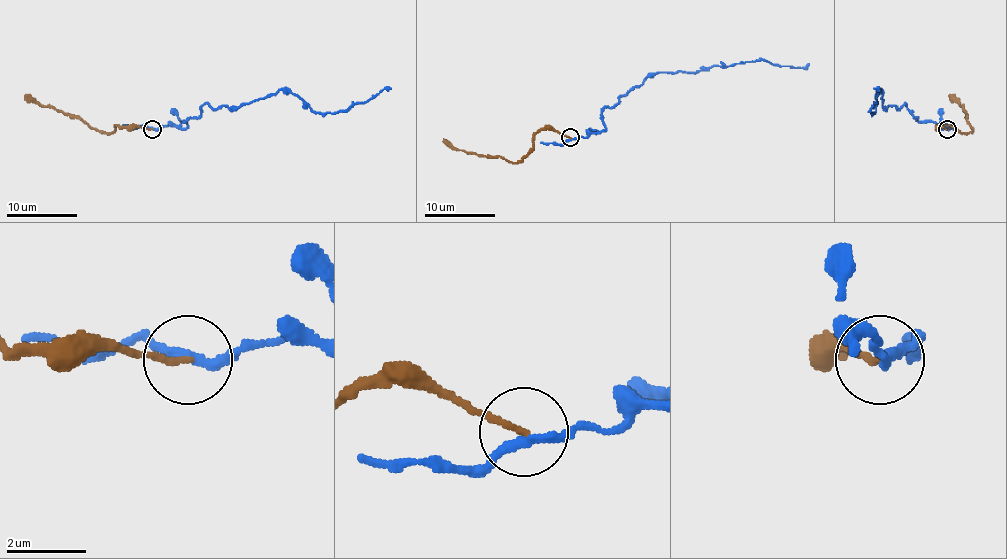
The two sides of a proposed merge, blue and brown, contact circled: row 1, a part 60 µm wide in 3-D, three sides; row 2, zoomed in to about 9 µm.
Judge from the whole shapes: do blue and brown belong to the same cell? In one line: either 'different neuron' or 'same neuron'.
different neuron

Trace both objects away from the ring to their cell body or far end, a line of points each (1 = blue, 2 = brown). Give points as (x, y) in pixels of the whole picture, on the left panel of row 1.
1: (152, 128), (184, 128), (205, 103), (241, 105), (280, 89), (317, 112), (349, 111), (391, 87)
2: (152, 128), (117, 125), (111, 132), (90, 128), (78, 118), (69, 118), (51, 107), (39, 105), (25, 95)

